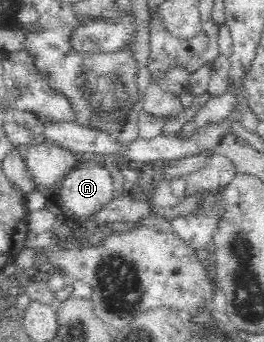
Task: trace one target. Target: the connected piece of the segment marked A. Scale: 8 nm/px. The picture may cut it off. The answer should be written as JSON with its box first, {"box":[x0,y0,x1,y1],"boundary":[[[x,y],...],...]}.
{"box":[58,164,115,221],"boundary":[[[84,164],[70,171],[61,180],[58,207],[77,215],[82,221],[101,211],[113,198],[115,191],[107,168]]]}

